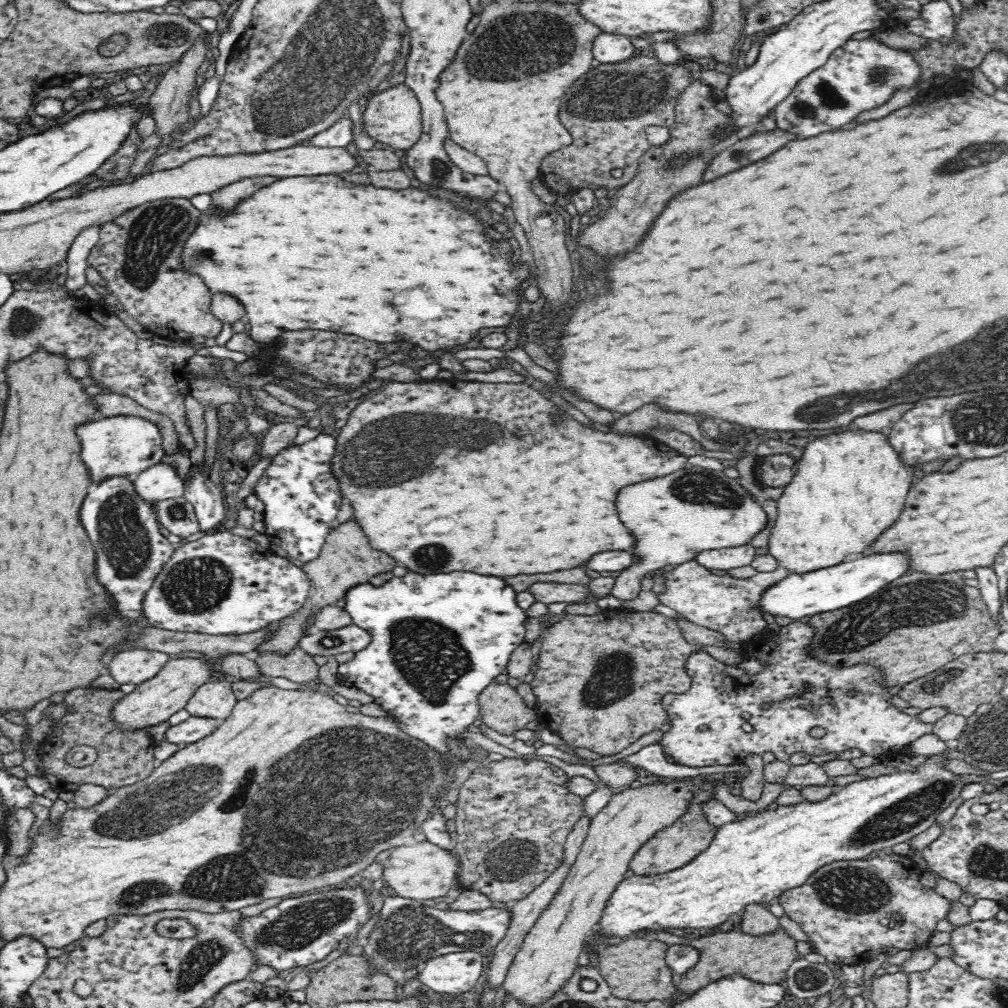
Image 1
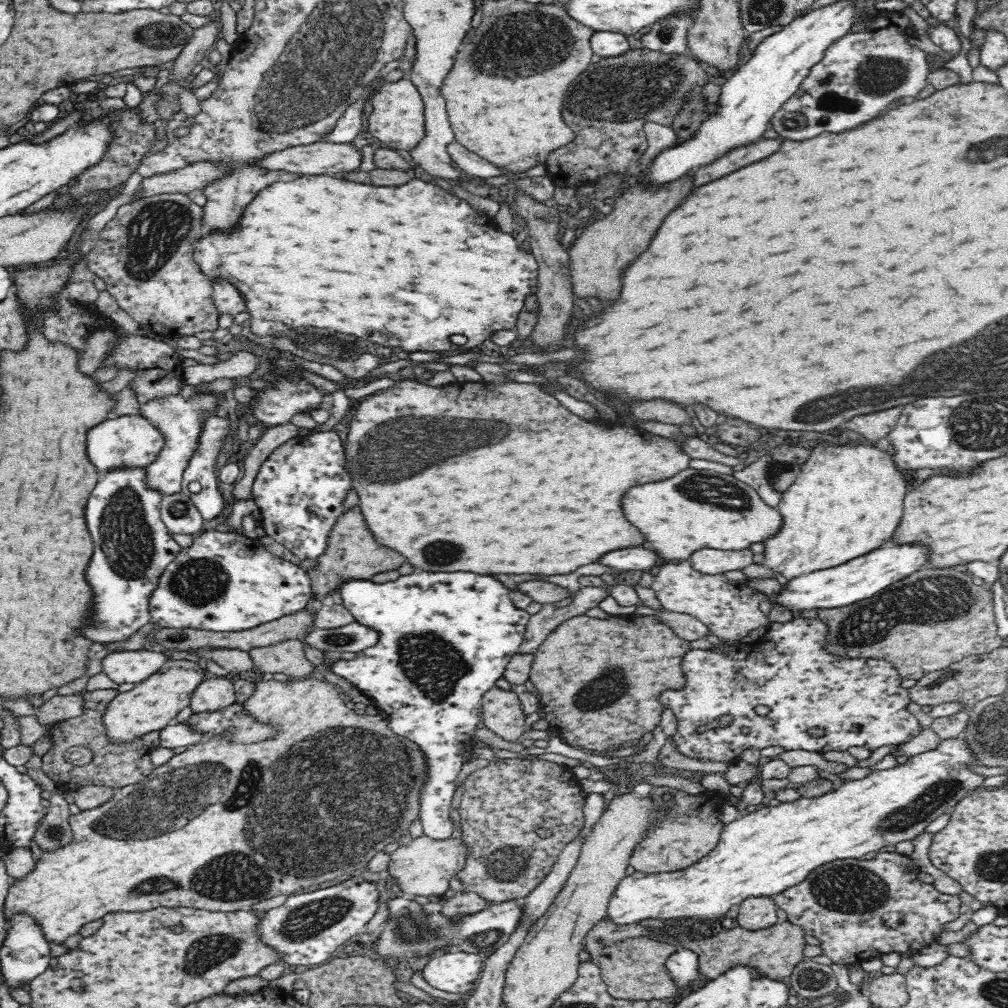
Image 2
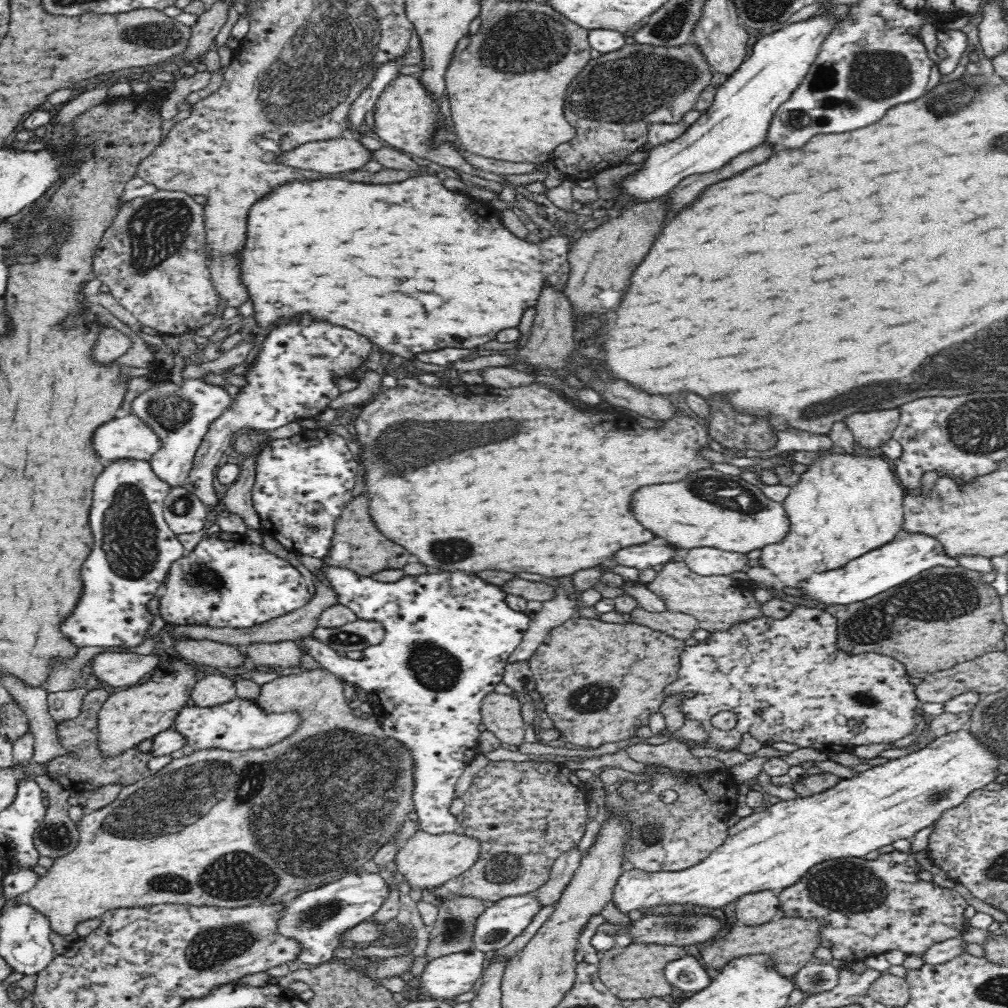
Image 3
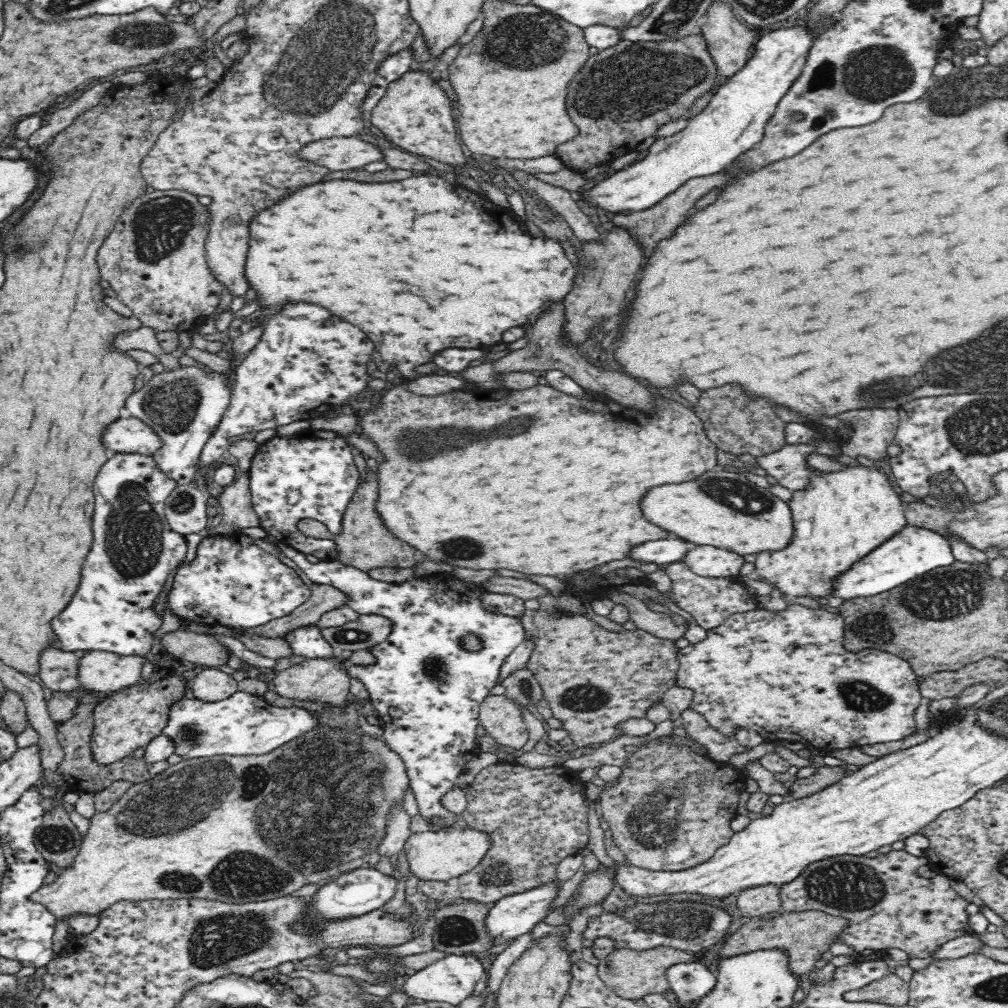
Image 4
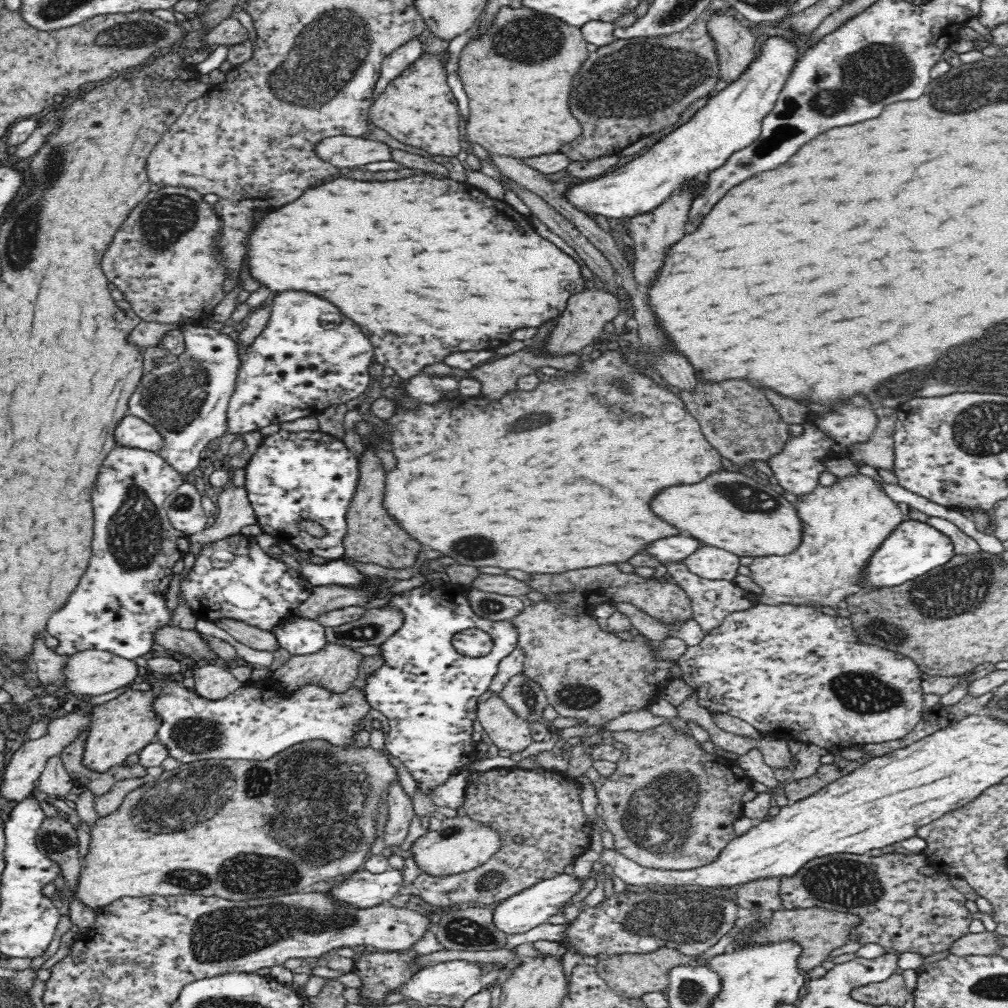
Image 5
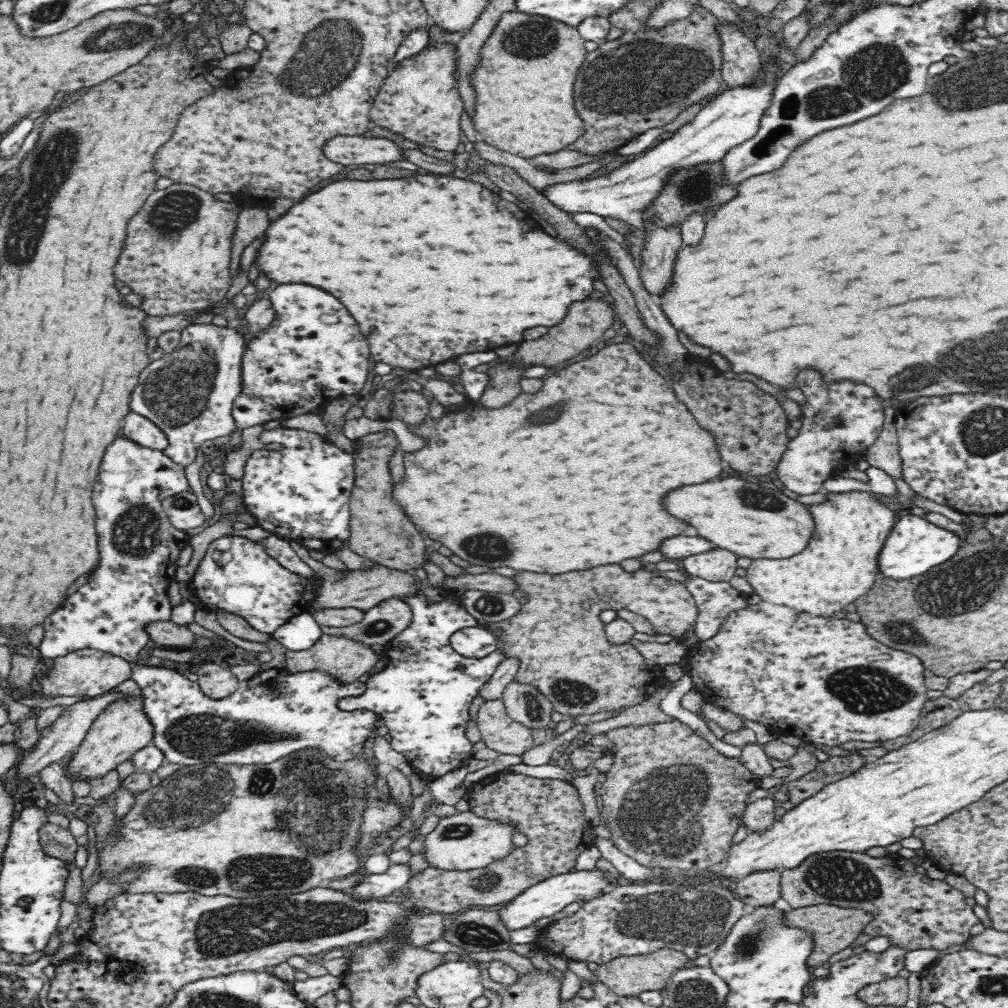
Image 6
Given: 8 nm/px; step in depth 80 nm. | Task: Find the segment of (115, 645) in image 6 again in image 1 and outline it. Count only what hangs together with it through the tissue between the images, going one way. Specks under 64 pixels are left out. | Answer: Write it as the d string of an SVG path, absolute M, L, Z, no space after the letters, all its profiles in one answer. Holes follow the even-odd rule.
M110 477L101 483L94 485L94 490L86 496L82 508L80 508L80 520L82 526L86 528L94 548L96 548L96 572L98 580L104 585L104 589L113 596L115 608L120 610L123 618L136 622L142 614L142 600L144 594L150 591L153 581L170 556L173 556L176 548L173 548L175 541L167 536L162 530L159 520L156 518L156 508L140 499L132 480L128 477Z

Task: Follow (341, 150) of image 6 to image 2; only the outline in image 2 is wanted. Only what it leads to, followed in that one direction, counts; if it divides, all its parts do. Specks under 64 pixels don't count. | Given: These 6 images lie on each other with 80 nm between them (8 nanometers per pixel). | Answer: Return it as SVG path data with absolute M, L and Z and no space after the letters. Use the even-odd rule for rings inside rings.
M318 141L309 145L298 145L278 152L270 152L256 160L254 166L268 170L286 170L292 174L336 174L356 170L362 162L359 142L330 144Z

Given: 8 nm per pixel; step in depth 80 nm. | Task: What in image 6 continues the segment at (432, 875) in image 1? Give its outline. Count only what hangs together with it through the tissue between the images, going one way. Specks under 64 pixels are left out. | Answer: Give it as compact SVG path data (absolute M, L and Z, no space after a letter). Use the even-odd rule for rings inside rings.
M470 811L443 817L440 818L436 828L424 836L423 859L427 862L428 867L442 871L474 871L481 869L500 858L504 858L515 847L512 843L512 835L515 832L516 829L512 825L506 825L502 821L483 819Z

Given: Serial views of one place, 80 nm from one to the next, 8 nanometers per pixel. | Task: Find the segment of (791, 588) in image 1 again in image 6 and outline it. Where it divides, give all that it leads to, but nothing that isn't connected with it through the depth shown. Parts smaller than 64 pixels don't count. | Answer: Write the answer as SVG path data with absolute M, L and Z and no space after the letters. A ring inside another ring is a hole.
M909 513L900 517L887 537L878 556L878 574L884 580L914 578L951 560L960 548L961 539L954 532L948 532Z

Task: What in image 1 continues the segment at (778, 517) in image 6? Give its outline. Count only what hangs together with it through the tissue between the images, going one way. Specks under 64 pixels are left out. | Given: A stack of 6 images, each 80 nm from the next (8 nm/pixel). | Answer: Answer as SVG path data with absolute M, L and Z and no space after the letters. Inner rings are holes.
M688 463L683 468L686 470L686 476L682 476L682 482L680 472L674 472L666 478L630 484L622 488L622 492L618 492L616 508L620 520L626 524L626 528L630 528L630 534L636 538L634 564L630 564L626 570L616 575L616 582L611 591L611 595L621 601L634 600L641 592L641 583L646 576L656 575L665 569L689 562L706 550L742 547L751 542L767 523L760 503L746 493L746 489L738 484L738 480L726 477L722 470L710 470Z

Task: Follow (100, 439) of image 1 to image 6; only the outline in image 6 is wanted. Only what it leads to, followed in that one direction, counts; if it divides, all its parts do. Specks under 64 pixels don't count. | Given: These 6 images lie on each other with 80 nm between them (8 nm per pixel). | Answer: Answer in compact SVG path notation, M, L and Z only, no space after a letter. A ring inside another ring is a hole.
M132 410L125 416L119 434L140 446L159 451L168 445L166 435L156 424Z

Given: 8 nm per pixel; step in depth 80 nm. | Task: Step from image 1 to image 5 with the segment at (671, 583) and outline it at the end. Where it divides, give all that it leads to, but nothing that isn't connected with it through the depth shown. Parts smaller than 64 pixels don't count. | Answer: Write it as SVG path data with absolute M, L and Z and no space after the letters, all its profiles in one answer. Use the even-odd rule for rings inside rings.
M682 562L670 563L667 567L669 576L673 583L684 590L686 597L690 600L690 614L700 624L704 631L716 628L725 619L725 616L736 611L743 611L752 607L748 600L748 592L739 588L734 582L728 580L707 580L689 569Z

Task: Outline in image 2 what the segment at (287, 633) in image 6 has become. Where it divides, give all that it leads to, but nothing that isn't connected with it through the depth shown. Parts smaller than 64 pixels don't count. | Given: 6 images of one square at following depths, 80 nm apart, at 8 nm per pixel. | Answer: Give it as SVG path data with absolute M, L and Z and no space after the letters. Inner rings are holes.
M412 572L385 584L352 580L346 582L339 593L355 620L376 631L378 642L356 653L353 660L328 662L329 668L370 696L389 720L389 727L422 749L429 770L418 814L423 834L434 840L449 839L454 835L450 819L450 802L456 788L454 780L460 768L472 758L476 724L483 711L482 694L495 686L494 682L503 676L507 664L519 652L530 616L526 610L514 606L512 590L502 582L474 572ZM578 615L564 620L559 624L545 639L544 645L538 654L535 655L534 663L531 666L529 679L539 696L540 709L544 713L543 718L549 722L550 729L556 730L570 746L578 747L586 751L596 751L604 753L608 750L623 748L624 743L639 740L642 734L653 732L660 726L663 706L660 701L662 692L668 689L680 690L685 687L686 677L682 671L682 662L684 656L693 650L690 641L684 640L678 636L669 624L662 622L656 616L640 615L612 615L605 618L593 618L586 615Z

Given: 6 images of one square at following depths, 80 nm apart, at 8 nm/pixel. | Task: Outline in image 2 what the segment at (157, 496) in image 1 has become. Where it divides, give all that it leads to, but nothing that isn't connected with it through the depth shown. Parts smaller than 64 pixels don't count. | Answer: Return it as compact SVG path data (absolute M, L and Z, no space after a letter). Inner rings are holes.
M194 392L191 400L186 400L182 395L170 395L165 399L156 399L140 404L141 414L146 417L165 438L164 448L158 458L144 468L144 487L162 493L162 496L175 495L181 492L184 468L189 463L190 457L196 450L196 442L203 431L204 423L210 416L208 410L212 410L218 402L218 395Z

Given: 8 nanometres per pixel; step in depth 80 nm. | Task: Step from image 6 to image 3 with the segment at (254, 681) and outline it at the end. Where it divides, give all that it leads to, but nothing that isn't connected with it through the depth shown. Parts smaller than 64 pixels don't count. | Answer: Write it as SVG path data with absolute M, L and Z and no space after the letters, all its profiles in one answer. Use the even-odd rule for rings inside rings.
M236 697L230 702L210 708L186 706L178 713L172 727L187 738L187 751L202 750L212 746L224 750L250 750L250 748L266 748L280 742L296 730L298 722L300 722L298 713L266 715L254 701Z

